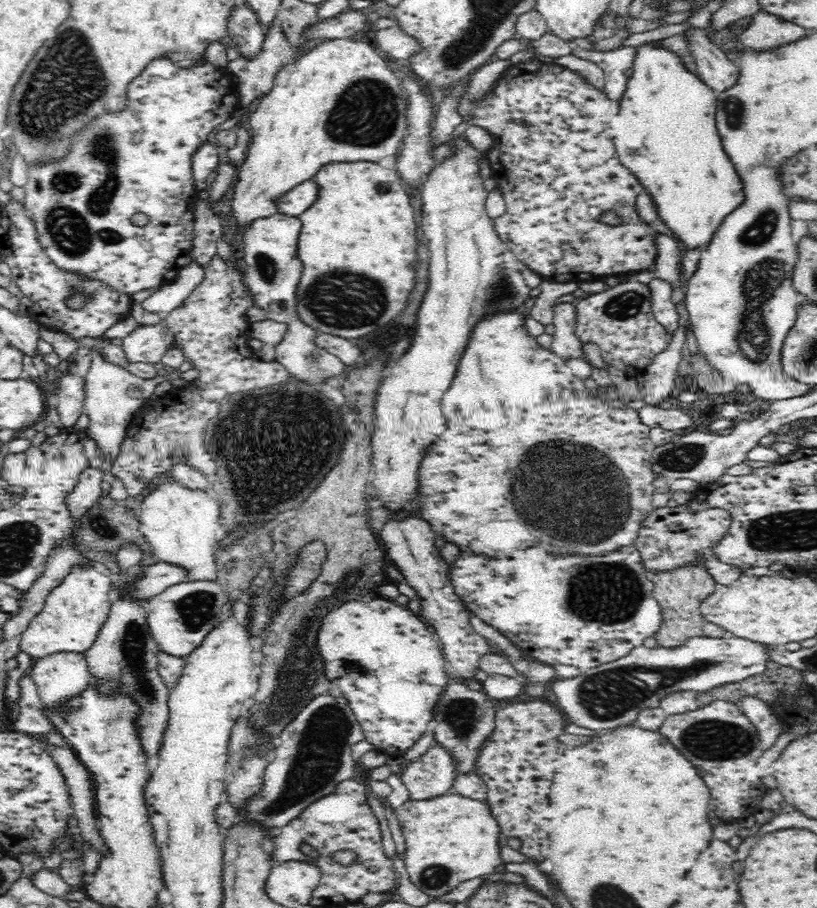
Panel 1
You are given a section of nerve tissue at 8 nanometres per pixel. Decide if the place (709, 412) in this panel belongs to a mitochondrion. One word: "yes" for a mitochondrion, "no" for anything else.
no

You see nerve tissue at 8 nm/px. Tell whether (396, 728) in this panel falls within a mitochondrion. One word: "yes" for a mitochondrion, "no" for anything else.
no

